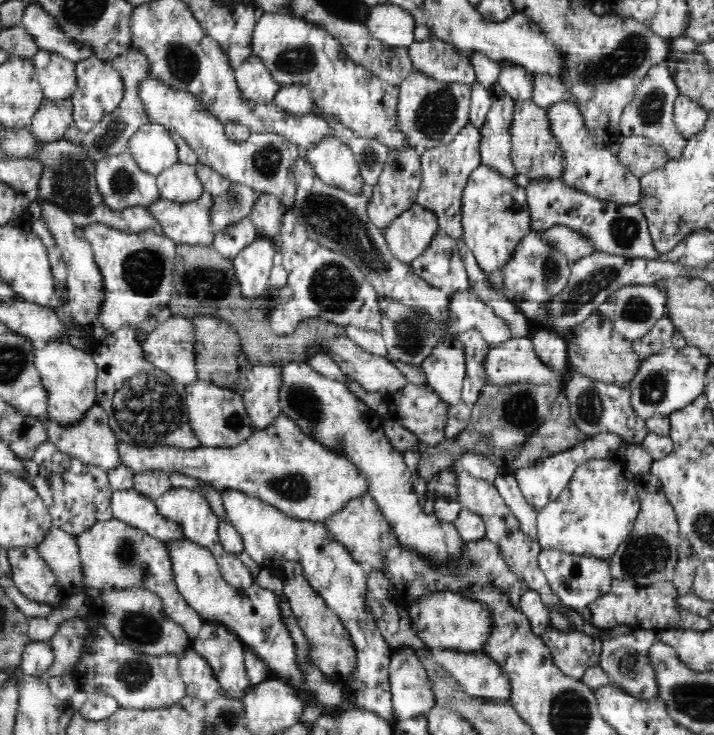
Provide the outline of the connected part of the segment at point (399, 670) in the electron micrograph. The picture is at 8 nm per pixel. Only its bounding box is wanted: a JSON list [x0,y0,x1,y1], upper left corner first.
[389,646,436,719]

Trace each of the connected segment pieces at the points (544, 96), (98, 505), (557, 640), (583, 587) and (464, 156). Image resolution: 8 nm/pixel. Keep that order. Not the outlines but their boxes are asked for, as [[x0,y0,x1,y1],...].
[[531,73,574,110],[22,441,113,536],[541,628,601,680],[539,549,614,610],[417,123,481,239]]

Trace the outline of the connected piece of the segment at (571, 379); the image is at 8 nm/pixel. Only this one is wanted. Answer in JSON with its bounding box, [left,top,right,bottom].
[563,373,650,444]

